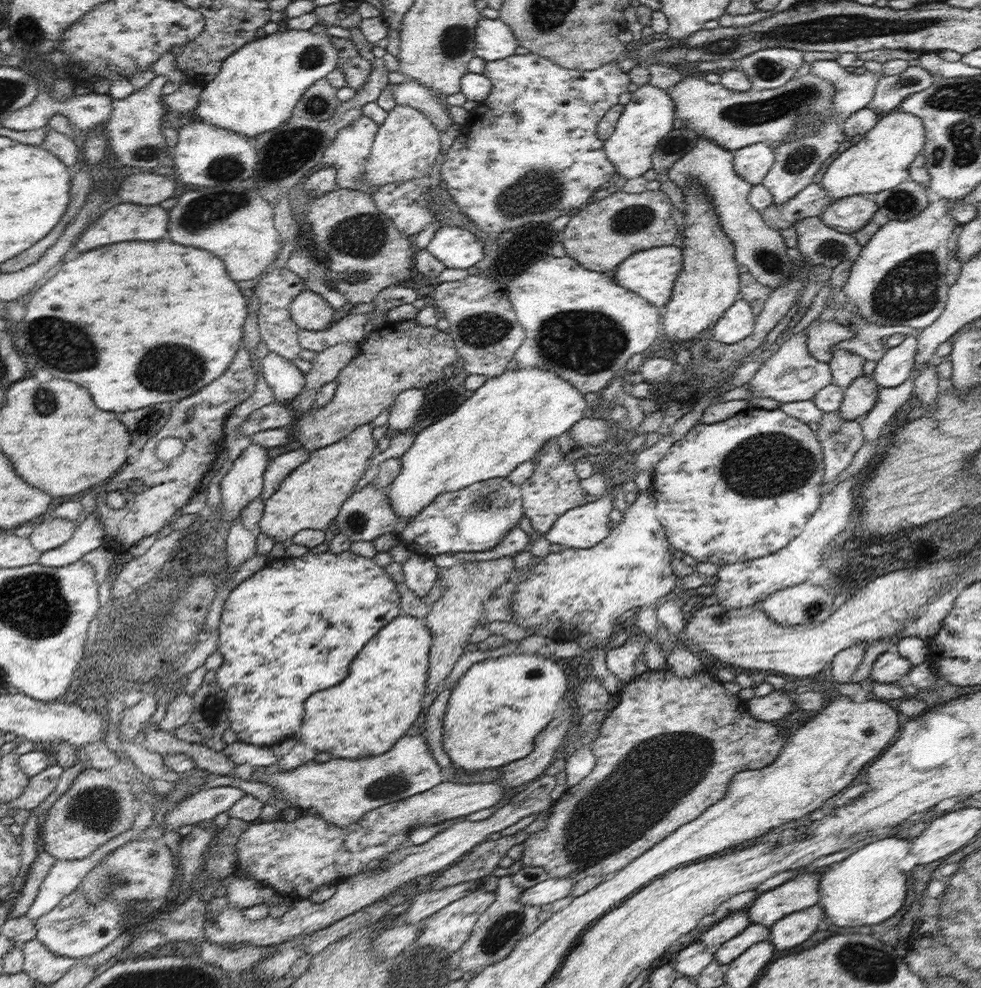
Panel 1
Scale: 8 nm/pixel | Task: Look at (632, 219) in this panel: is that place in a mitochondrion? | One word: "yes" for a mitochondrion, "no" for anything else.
yes

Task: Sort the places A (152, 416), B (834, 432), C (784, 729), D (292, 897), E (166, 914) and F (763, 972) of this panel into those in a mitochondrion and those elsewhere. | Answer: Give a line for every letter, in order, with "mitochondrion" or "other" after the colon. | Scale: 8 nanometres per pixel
A: mitochondrion
B: mitochondrion
C: other
D: other
E: other
F: other

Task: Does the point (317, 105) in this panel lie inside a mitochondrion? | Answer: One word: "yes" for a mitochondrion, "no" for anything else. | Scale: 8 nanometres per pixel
yes

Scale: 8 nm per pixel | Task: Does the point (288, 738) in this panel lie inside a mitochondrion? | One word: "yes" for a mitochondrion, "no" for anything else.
no

